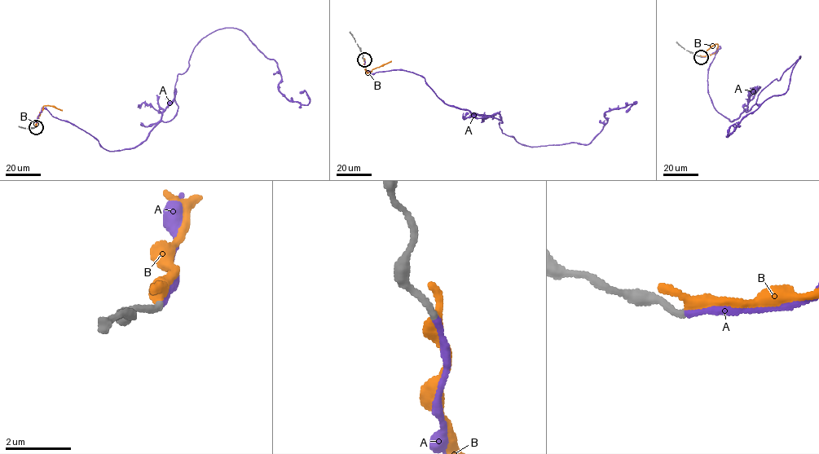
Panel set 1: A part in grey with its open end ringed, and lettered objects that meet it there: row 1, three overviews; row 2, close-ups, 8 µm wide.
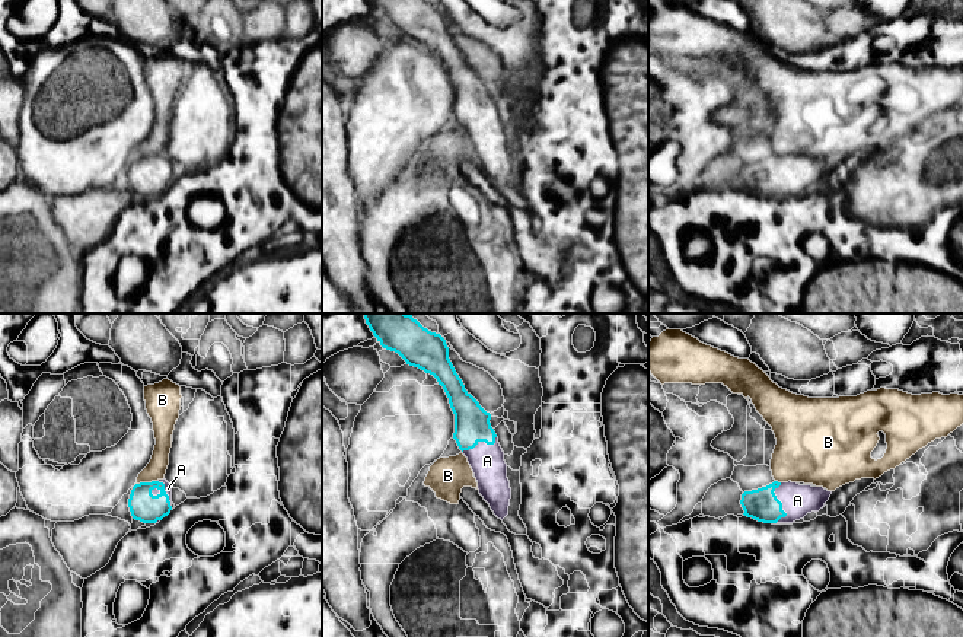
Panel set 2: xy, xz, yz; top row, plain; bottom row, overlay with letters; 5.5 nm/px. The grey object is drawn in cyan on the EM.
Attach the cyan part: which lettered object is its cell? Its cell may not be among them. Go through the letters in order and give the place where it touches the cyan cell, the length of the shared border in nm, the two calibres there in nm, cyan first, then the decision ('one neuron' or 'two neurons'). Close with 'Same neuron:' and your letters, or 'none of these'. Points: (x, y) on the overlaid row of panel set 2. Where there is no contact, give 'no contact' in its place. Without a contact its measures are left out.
A: meets cyan in yz at (781, 505); contact 220 nm long; 180 nm thick on the cyan side, 180 nm on the other; one neuron
B: meets cyan in xy at (146, 483); contact 120 nm long; 160 nm thick on the cyan side, 110 nm on the other; two neurons
Same neuron: A

